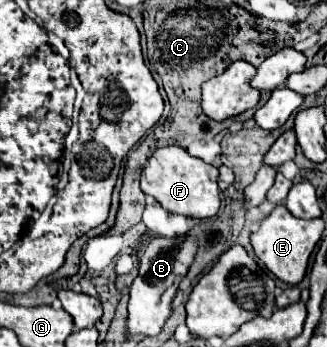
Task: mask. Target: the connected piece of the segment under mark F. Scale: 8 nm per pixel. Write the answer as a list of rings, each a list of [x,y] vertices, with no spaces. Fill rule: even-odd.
[[[167,145],[155,149],[147,159],[141,173],[141,189],[143,193],[155,197],[169,213],[181,213],[195,219],[207,219],[217,215],[219,211],[219,187],[217,187],[219,171],[213,165],[189,155],[179,145]]]

